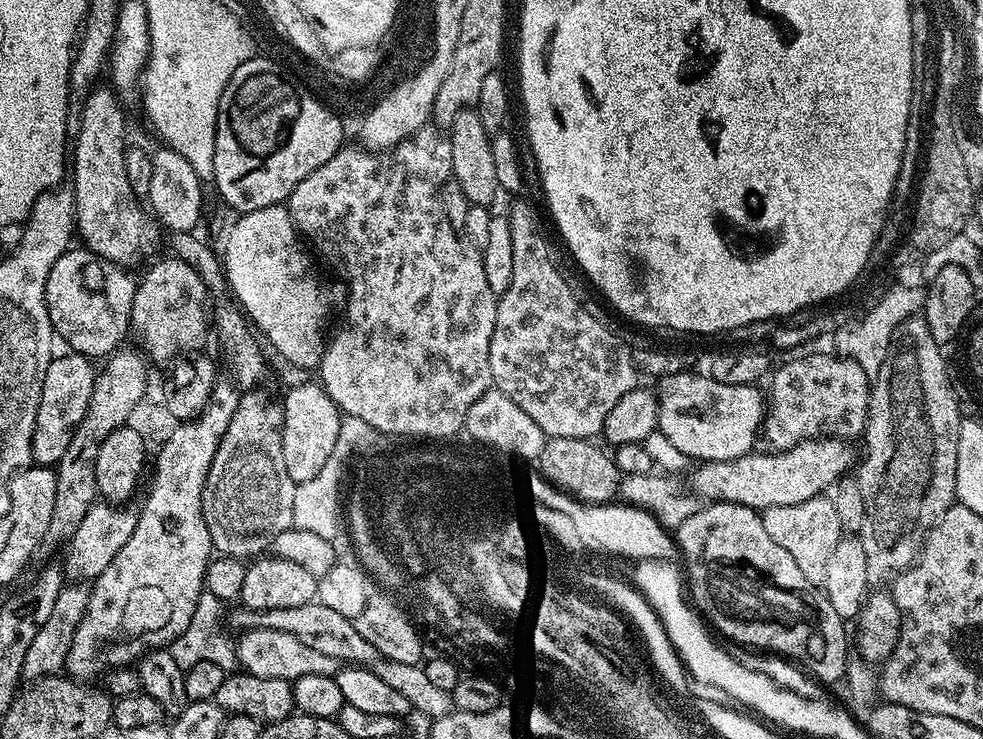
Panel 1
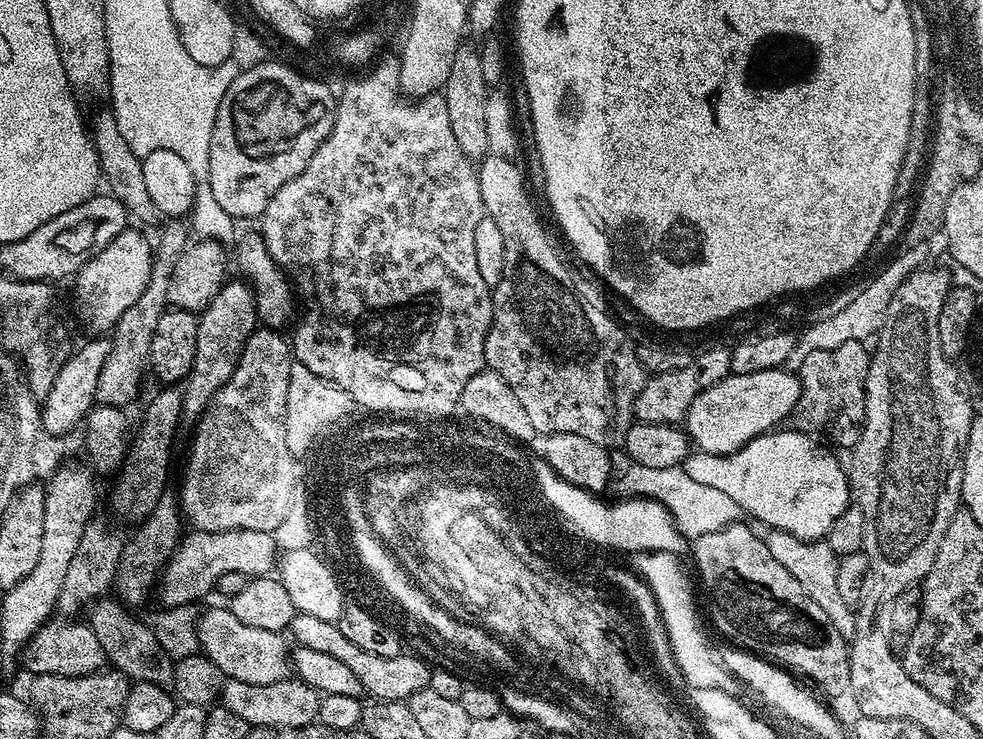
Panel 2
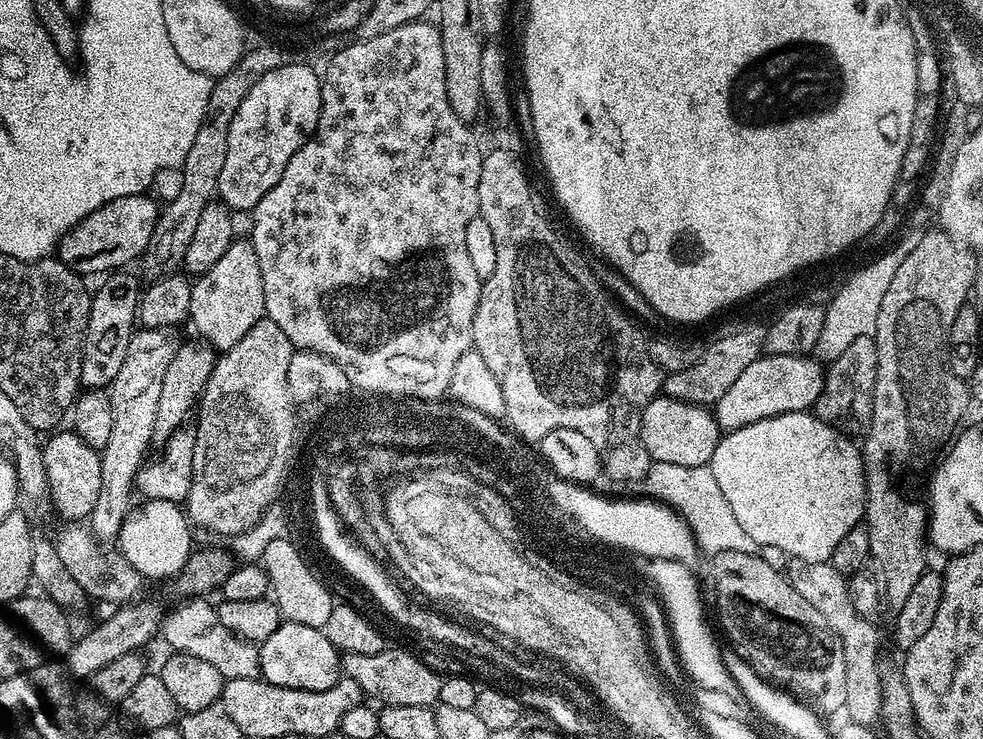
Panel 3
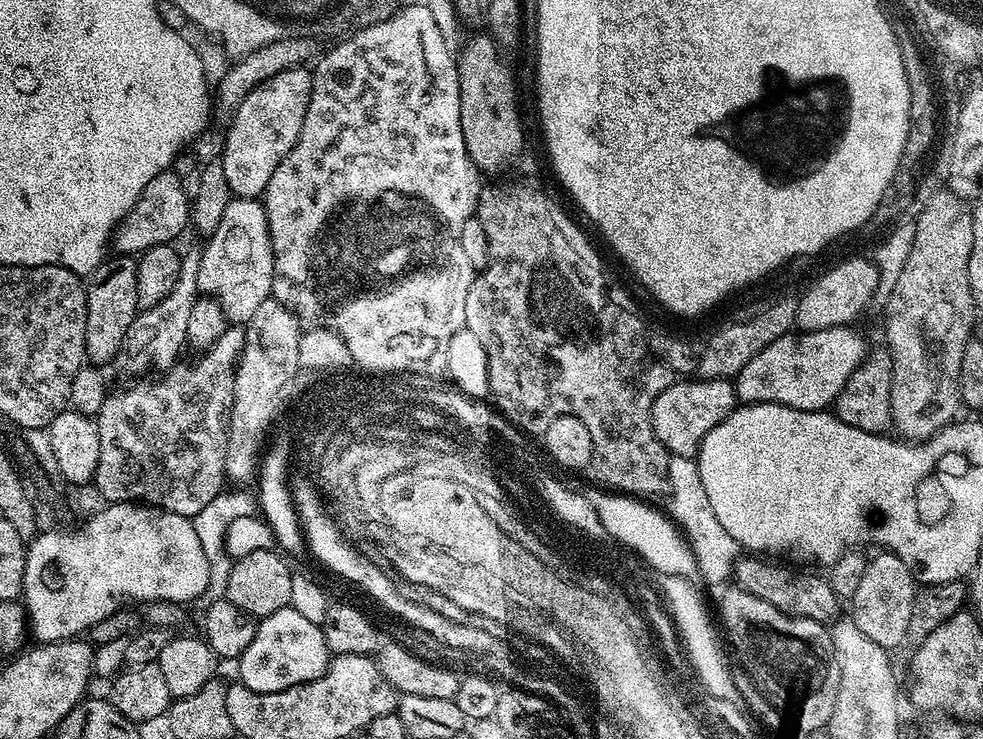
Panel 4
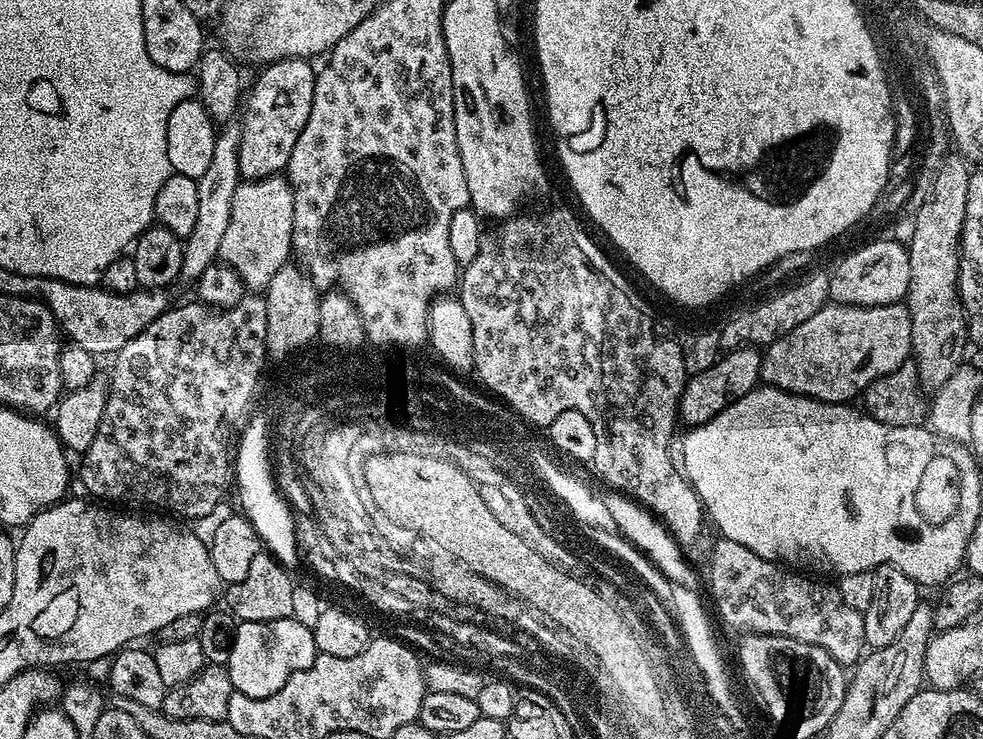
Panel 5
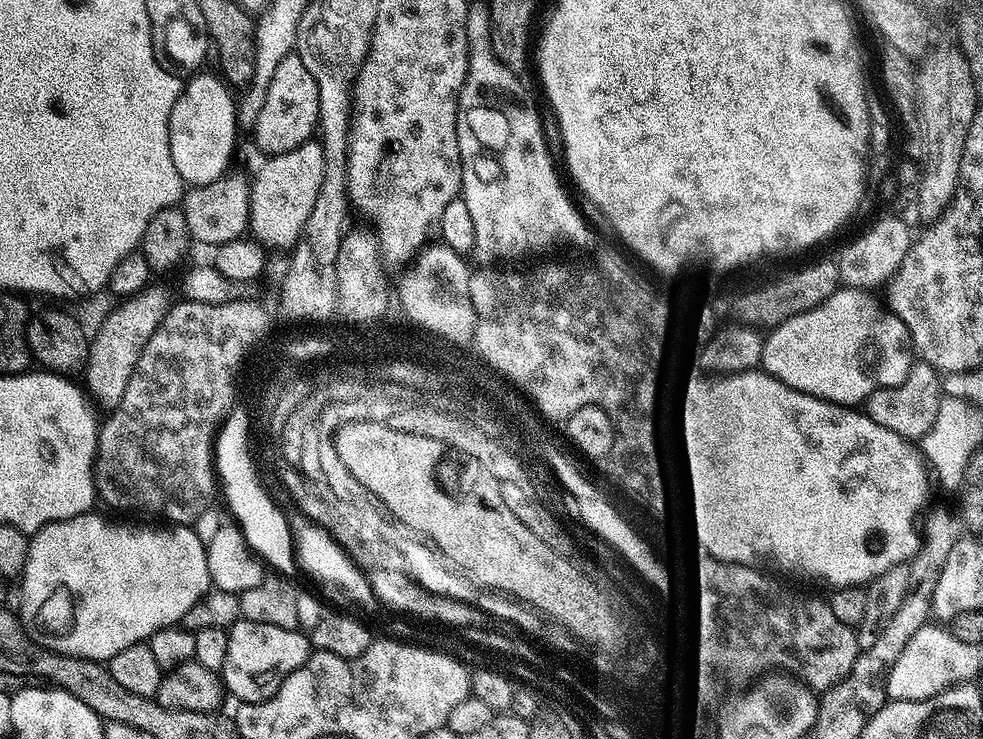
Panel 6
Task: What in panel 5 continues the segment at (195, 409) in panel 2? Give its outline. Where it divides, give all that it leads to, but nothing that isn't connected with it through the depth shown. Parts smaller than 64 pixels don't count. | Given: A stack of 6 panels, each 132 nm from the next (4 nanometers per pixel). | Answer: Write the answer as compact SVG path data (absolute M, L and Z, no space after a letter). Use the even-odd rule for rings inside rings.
M269 174L261 180L244 180L234 190L234 206L230 206L230 222L222 237L219 259L236 271L245 289L267 289L270 278L293 255L293 230L294 194L287 179L280 174Z

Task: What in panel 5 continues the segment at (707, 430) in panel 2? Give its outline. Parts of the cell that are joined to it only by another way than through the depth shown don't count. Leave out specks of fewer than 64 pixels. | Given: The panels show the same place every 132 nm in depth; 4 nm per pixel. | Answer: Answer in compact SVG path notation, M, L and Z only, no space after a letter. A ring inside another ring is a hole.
M829 302L802 326L794 326L790 334L763 349L760 379L781 392L844 404L855 401L878 378L909 363L911 356L912 331L903 303L863 308Z

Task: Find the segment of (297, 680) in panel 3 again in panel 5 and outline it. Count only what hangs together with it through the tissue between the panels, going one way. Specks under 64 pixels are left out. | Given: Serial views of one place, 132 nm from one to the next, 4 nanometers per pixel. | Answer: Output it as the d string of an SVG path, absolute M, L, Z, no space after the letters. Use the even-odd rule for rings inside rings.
M291 615L274 622L241 620L235 625L232 634L232 649L226 667L235 691L250 698L266 698L282 690L290 674L298 674L298 670L309 668L316 661L317 655L312 630L302 626L302 622Z

